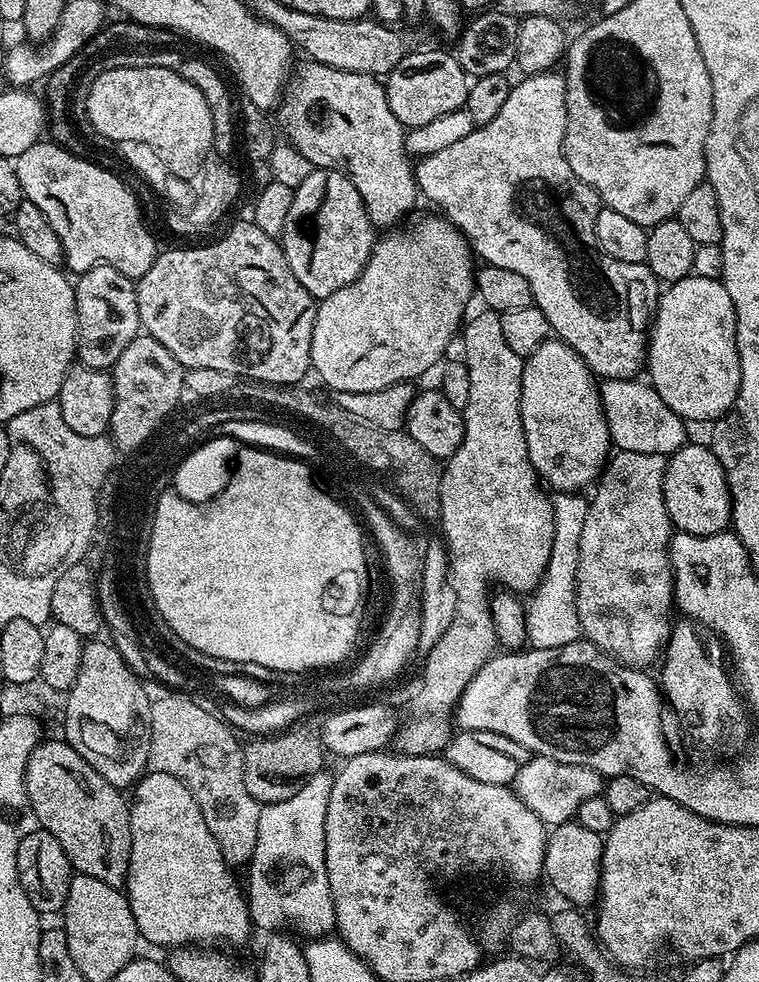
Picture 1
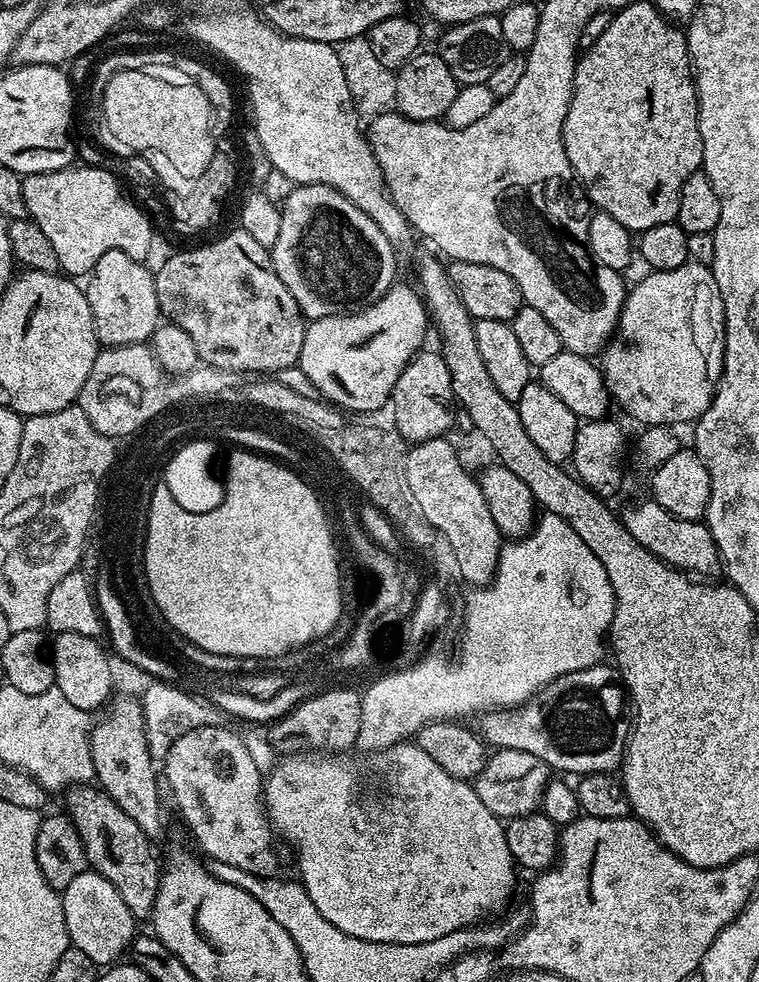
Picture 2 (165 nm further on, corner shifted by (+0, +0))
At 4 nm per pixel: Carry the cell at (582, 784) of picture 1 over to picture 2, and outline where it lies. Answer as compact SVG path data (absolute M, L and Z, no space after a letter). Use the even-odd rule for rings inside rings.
M509 748L495 749L488 761L476 776L474 787L478 798L482 798L486 810L500 817L501 821L513 820L515 816L525 816L537 811L544 798L544 789L548 786L550 769L534 754L526 754L522 750Z

